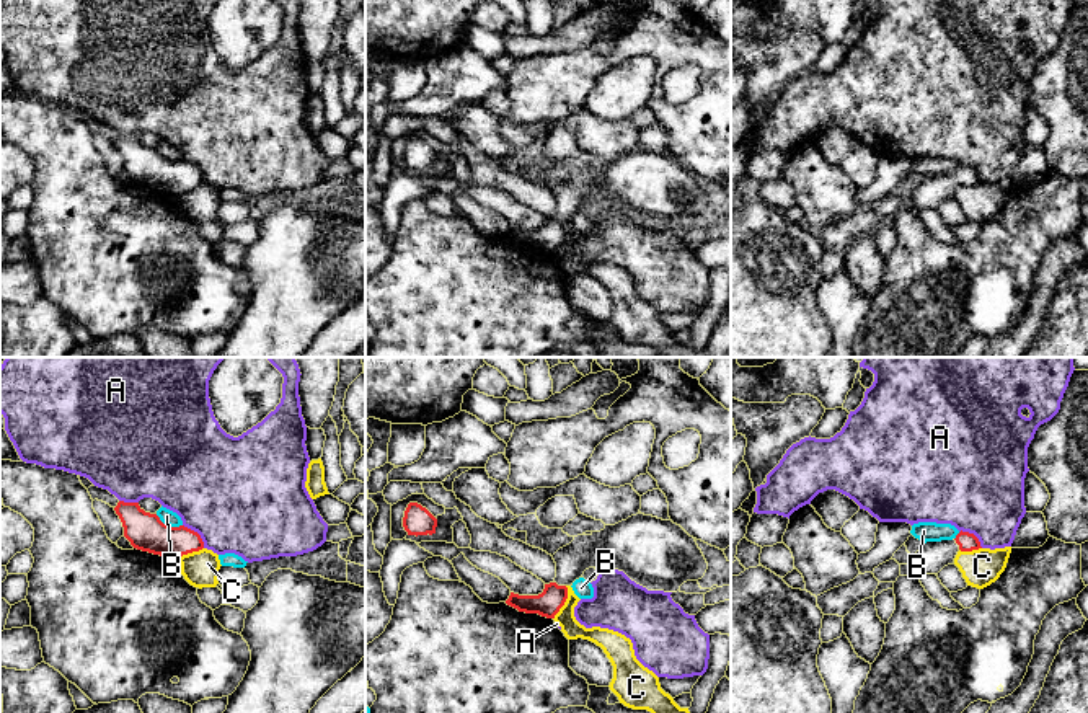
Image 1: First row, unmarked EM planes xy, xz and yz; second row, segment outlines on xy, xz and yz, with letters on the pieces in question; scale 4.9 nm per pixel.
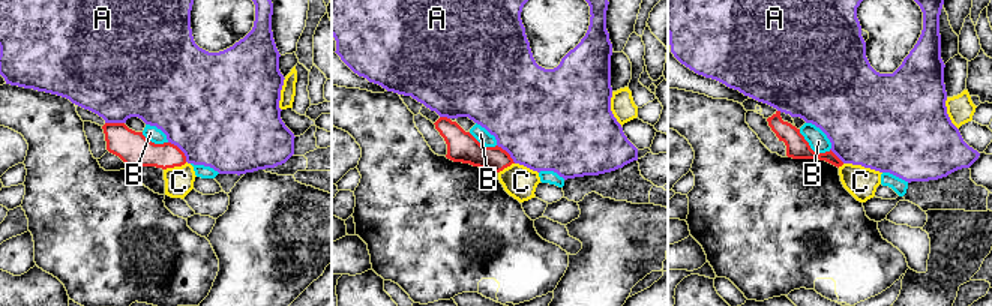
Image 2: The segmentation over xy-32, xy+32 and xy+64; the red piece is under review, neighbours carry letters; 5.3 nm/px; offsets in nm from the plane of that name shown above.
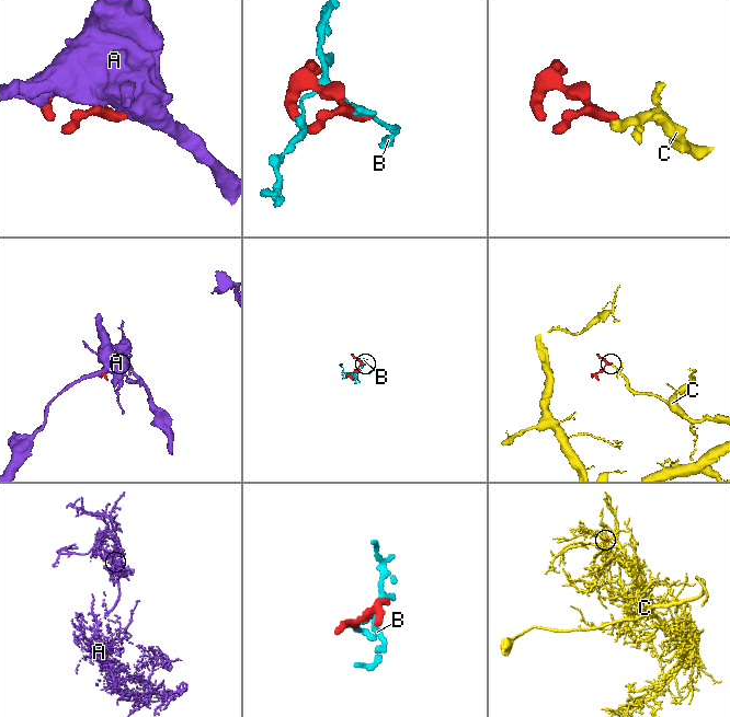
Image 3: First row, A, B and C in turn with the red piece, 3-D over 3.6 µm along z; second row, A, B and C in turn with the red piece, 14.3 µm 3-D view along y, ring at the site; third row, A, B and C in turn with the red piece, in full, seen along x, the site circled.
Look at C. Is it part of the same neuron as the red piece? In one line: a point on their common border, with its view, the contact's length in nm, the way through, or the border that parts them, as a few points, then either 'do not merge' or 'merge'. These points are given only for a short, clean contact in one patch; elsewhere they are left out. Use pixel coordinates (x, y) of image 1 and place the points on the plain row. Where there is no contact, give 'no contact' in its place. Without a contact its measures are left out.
contact xz (565, 235); length 180 nm; border xz (566, 221), (566, 235), (553, 253); do not merge

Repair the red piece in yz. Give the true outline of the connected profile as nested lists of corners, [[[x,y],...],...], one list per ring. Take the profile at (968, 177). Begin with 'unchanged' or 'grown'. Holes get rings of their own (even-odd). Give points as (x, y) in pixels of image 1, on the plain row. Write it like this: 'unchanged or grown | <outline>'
grown | [[[959,166],[953,175],[927,176],[922,184],[912,189],[912,204],[917,212],[938,209],[944,201],[954,199],[958,186],[979,184],[980,176],[974,168]]]

